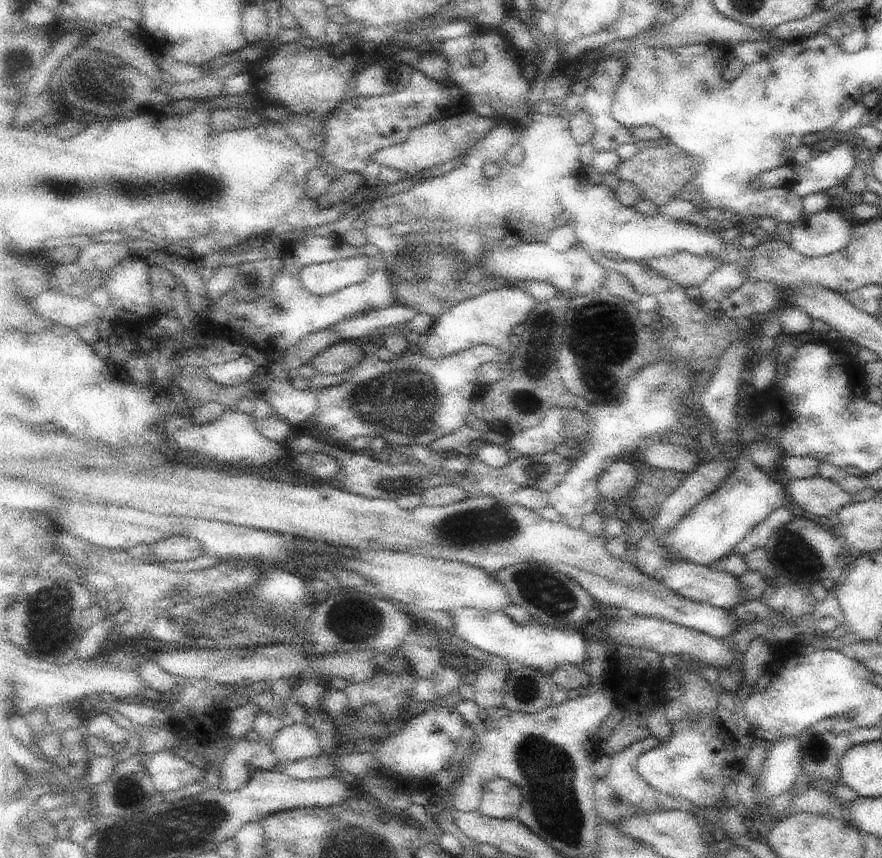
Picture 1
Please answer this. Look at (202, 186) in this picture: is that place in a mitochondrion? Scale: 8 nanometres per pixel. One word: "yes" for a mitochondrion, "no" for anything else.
yes

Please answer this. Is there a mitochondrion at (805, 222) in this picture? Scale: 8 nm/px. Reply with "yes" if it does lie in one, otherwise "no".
no

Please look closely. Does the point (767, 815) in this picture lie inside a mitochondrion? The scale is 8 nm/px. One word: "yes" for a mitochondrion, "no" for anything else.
no

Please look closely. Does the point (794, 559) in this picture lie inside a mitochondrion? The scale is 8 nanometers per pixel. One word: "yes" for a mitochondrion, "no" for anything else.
yes

